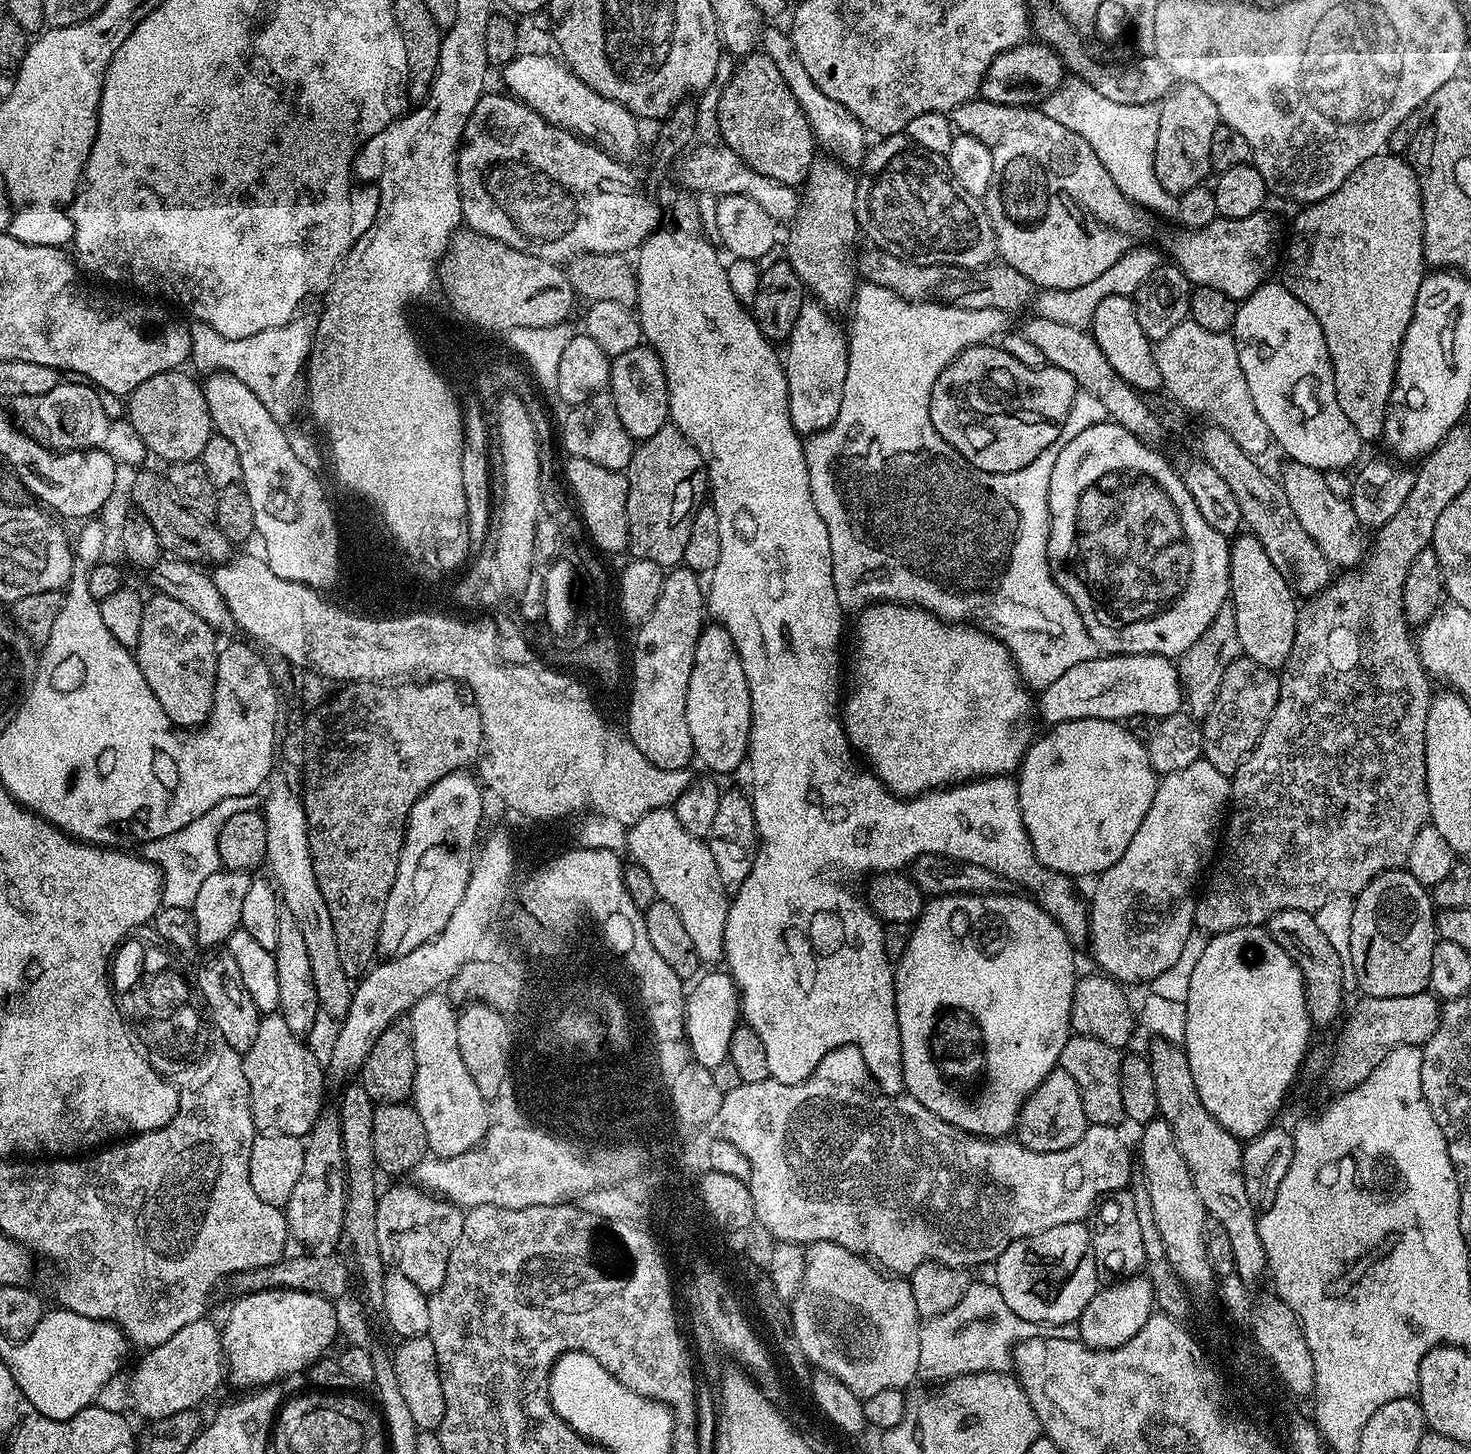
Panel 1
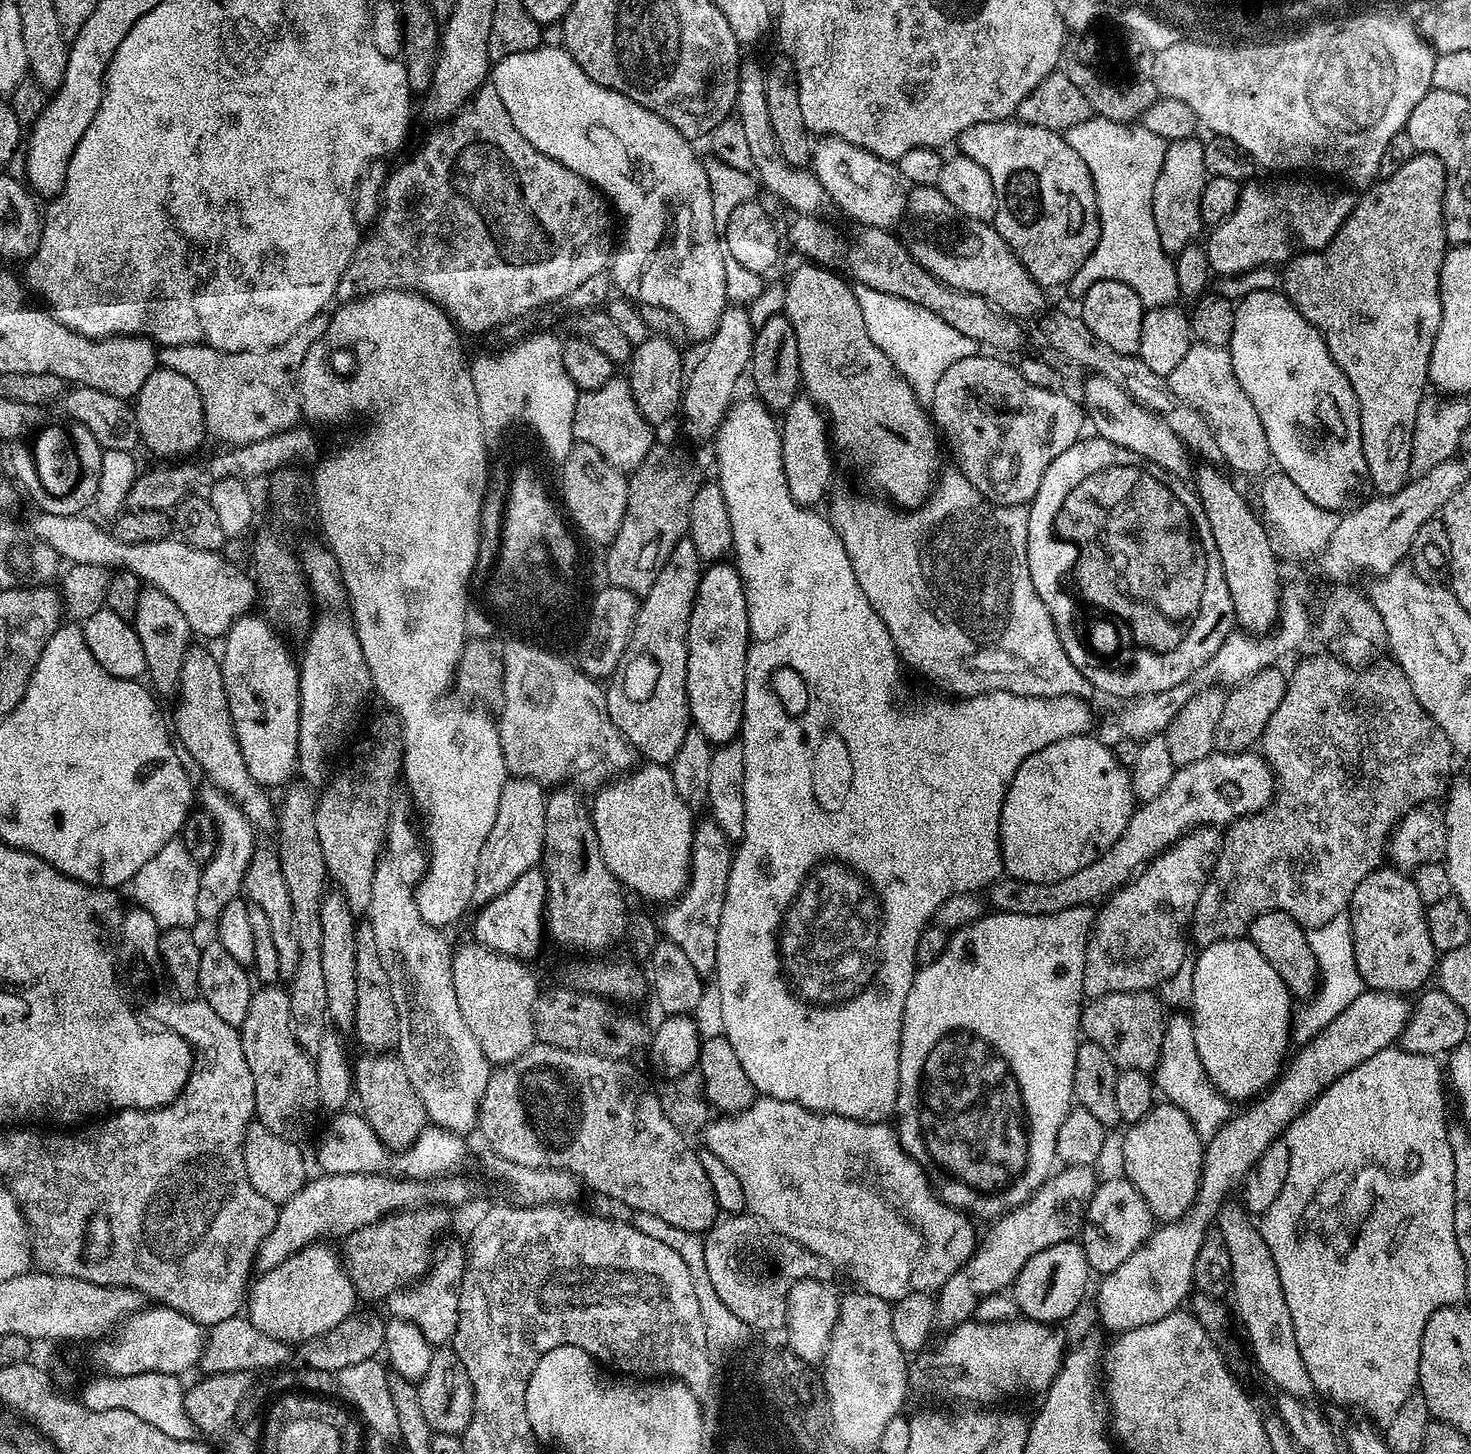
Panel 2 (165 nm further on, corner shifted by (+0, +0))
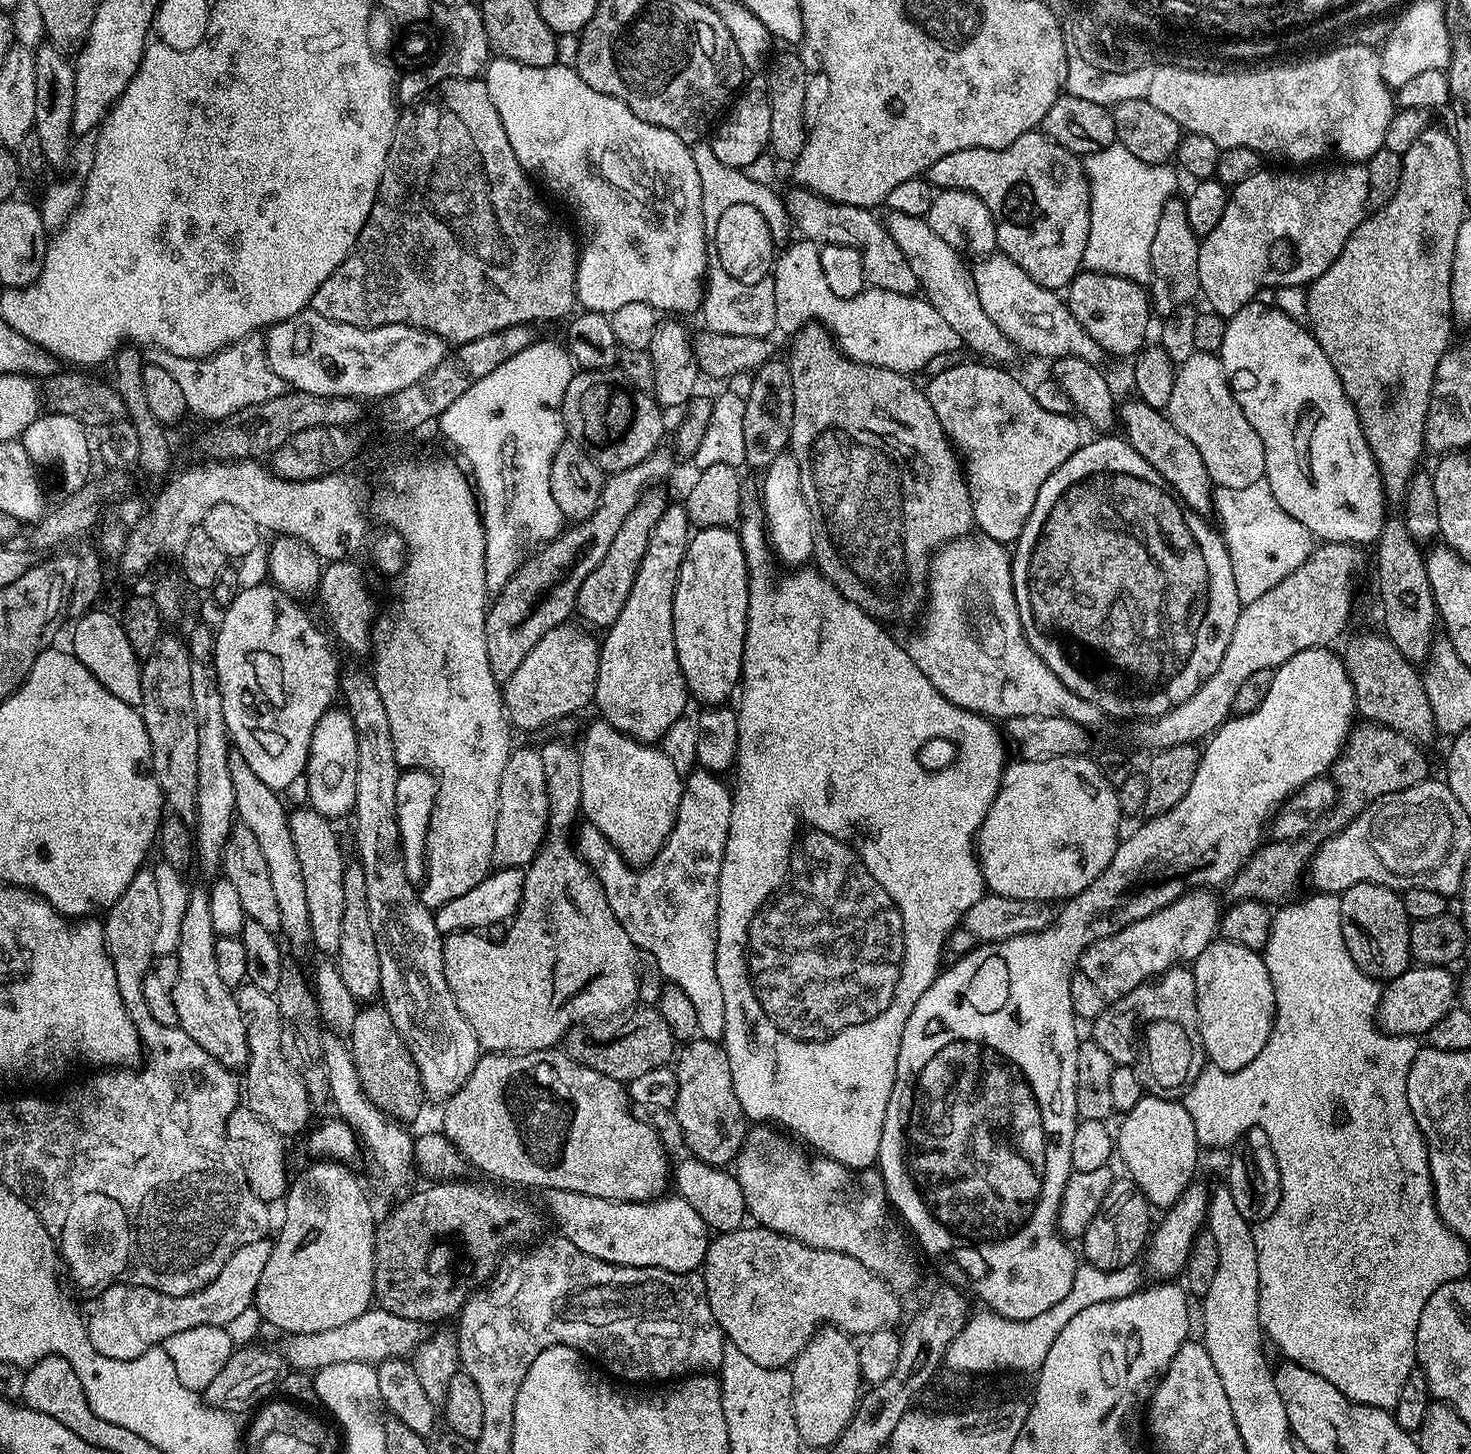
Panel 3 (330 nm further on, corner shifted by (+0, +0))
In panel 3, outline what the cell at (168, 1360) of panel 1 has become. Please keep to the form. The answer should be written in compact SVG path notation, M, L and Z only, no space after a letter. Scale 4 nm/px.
M373 1306L364 1312L354 1322L346 1322L346 1326L334 1326L334 1330L318 1330L314 1334L289 1335L282 1347L282 1355L295 1371L315 1374L326 1366L334 1366L334 1362L362 1362L379 1366L384 1360L398 1360L408 1358L426 1339L425 1325L419 1320L402 1318L393 1312L387 1312L385 1308Z

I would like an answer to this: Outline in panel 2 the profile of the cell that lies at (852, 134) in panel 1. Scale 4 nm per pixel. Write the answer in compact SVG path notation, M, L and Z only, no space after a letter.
M840 136L821 137L815 141L812 150L810 168L817 180L825 188L831 203L836 204L846 215L856 220L855 223L863 227L891 229L907 211L907 197L904 190L900 190L901 183L895 165L877 155L870 154L865 148L854 146Z

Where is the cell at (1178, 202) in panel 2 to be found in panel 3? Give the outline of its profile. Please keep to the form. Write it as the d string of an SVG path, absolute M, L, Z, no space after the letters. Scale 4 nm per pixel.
M1173 198L1164 205L1158 234L1154 234L1154 246L1150 246L1150 262L1154 279L1150 284L1150 304L1161 314L1176 309L1187 302L1195 301L1196 292L1201 291L1200 286L1200 245L1201 237L1188 221L1188 206L1183 199Z

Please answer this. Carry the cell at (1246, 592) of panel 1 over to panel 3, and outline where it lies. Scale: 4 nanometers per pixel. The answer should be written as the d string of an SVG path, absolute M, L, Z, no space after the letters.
M1133 398L1128 400L1118 412L1119 419L1124 420L1127 439L1136 451L1142 453L1166 478L1169 488L1188 505L1189 508L1201 513L1211 513L1214 508L1214 485L1210 474L1207 473L1206 463L1202 460L1199 450L1190 442L1190 438L1180 434L1174 428L1171 420L1161 409L1152 408L1144 400Z

